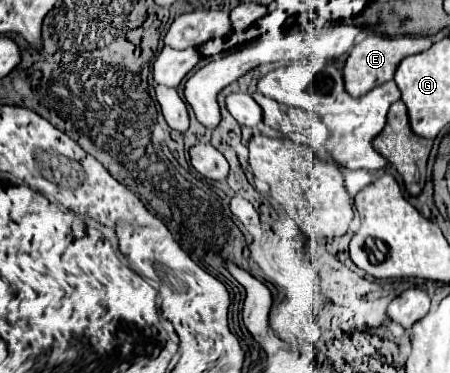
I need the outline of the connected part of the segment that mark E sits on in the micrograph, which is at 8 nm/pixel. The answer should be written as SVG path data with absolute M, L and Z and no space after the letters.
M368 35L362 39L358 45L352 47L346 65L344 65L344 81L346 81L346 91L352 97L362 97L374 87L394 79L394 71L398 63L414 53L422 53L432 45L428 37L382 37L382 35Z

